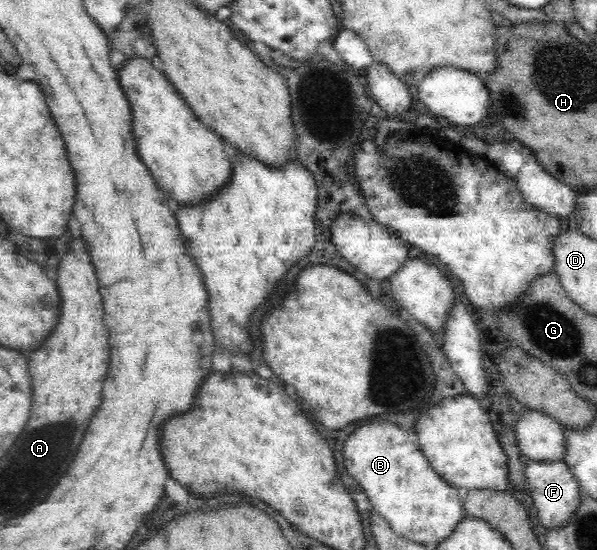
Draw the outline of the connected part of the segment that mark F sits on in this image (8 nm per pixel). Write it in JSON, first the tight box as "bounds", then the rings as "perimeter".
{"bounds":[523,459,581,529],"perimeter":[[[529,459],[525,462],[523,474],[541,524],[547,529],[564,525],[577,508],[578,496],[581,492],[580,486],[574,481],[564,461]]]}

